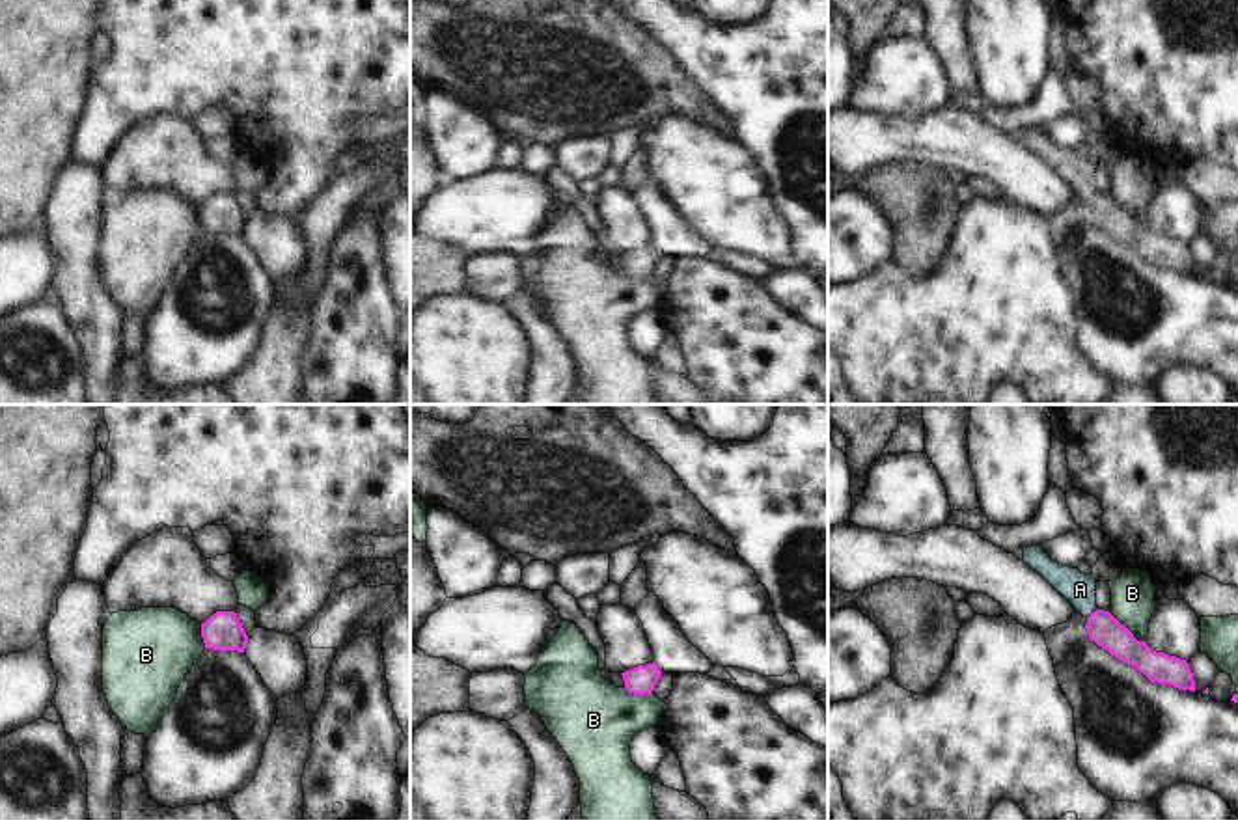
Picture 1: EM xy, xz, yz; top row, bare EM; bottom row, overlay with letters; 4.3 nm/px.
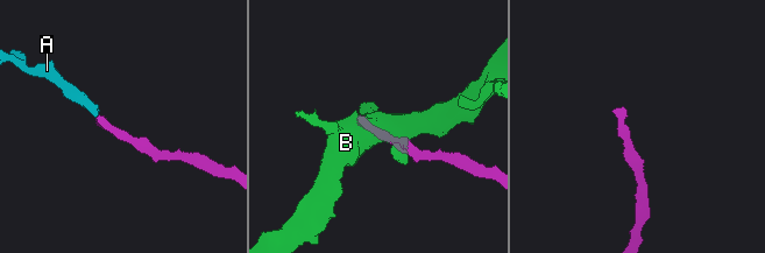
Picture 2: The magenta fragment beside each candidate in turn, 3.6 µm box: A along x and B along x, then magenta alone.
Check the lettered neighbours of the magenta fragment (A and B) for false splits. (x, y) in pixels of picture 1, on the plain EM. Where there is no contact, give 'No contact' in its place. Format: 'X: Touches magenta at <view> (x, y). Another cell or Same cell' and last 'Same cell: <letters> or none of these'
A: Touches magenta at yz (1091, 196). Same cell
B: Touches magenta at xz (638, 276). Another cell
Same cell: A.

